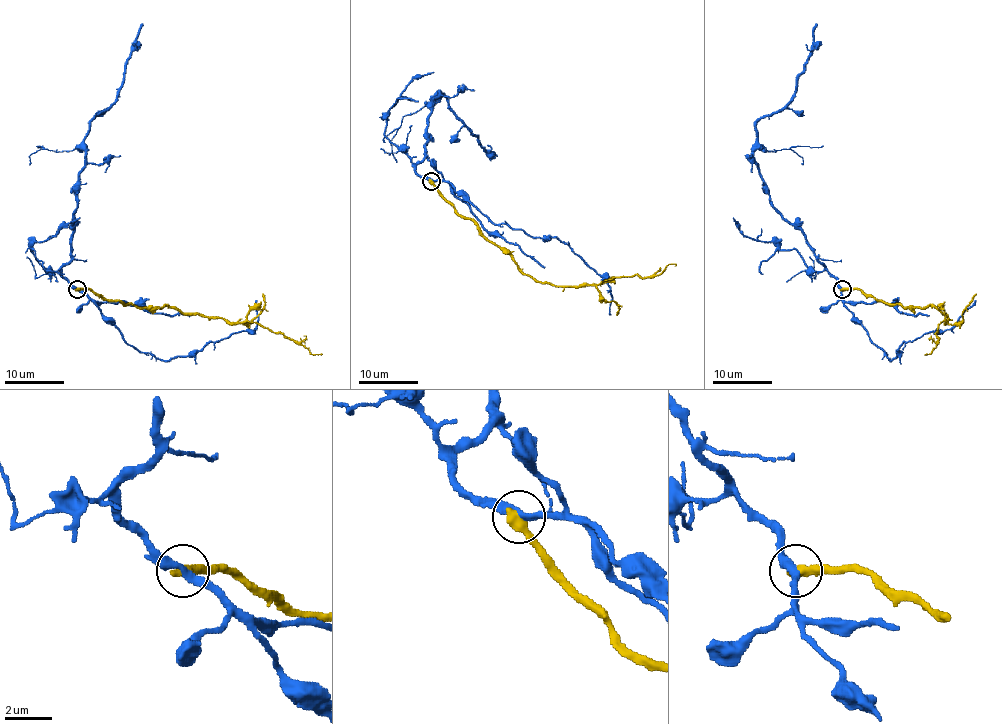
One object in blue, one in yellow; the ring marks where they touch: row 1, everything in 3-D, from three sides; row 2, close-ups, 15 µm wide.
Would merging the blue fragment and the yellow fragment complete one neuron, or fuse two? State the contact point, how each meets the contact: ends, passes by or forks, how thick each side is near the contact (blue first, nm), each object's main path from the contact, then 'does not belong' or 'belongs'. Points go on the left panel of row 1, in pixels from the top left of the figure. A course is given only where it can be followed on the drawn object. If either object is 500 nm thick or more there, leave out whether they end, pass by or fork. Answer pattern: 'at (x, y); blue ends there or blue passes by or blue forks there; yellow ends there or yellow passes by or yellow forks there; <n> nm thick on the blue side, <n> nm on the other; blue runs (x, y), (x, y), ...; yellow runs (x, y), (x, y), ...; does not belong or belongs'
at (77, 289); blue passes by; yellow ends there; 320 nm thick on the blue side, 440 nm on the other; blue runs (78, 289), (61, 268), (70, 259), (84, 138), (116, 99), (143, 24); yellow runs (78, 289), (91, 289), (106, 299), (134, 305), (252, 321), (300, 342), (311, 354), (322, 354); does not belong

